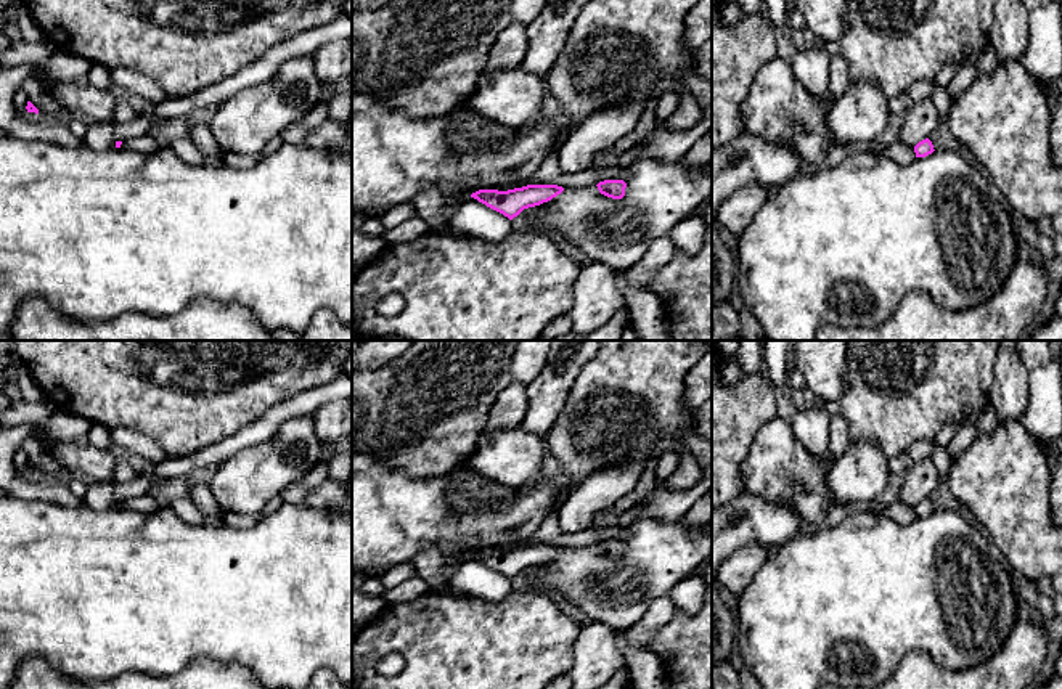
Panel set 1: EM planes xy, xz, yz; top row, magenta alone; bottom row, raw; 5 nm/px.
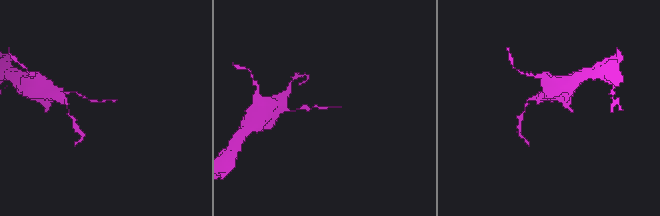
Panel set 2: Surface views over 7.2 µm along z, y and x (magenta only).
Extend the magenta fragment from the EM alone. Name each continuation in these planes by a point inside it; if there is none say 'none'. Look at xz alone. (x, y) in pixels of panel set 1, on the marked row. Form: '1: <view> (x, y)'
none

